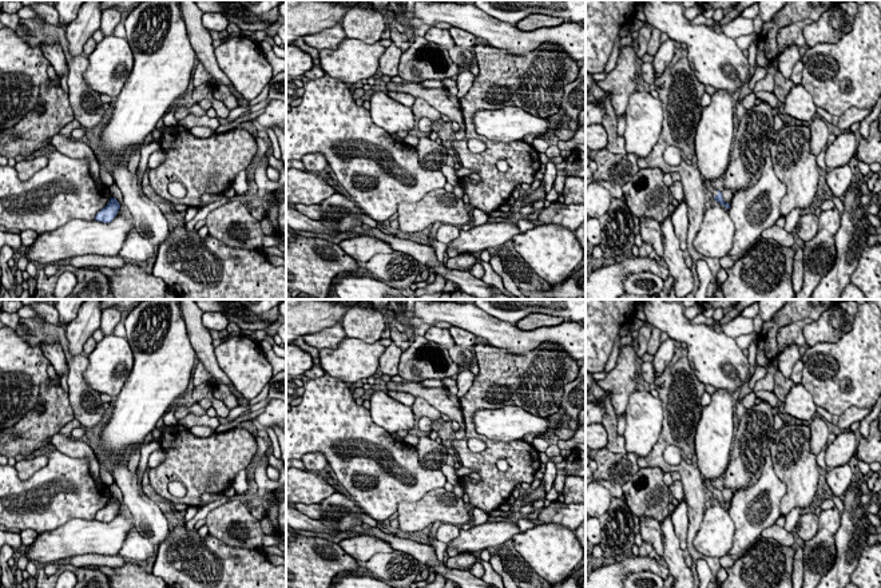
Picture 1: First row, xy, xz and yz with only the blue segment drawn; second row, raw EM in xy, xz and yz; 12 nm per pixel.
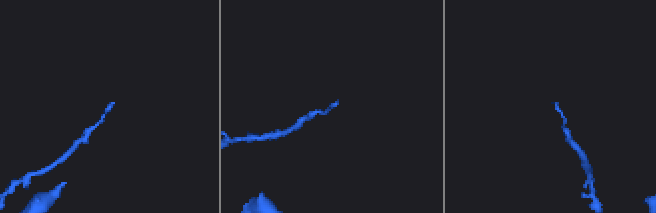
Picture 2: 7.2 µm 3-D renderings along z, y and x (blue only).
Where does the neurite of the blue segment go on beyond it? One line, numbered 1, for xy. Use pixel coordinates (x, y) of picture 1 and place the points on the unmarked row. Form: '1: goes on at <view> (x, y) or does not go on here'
1: does not go on here

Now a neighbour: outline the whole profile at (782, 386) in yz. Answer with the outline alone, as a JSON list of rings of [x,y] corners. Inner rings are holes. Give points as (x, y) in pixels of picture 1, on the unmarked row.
[[[777,369],[774,376],[774,394],[778,397],[779,402],[785,402],[786,396],[791,390],[794,382],[789,378],[786,380],[783,374]]]

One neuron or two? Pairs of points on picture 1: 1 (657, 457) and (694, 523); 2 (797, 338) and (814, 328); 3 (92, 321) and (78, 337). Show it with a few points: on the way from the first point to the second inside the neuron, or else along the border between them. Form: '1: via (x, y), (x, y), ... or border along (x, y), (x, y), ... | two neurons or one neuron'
1: via (675, 468), (679, 468), (693, 481), (694, 503) | one neuron
2: border along (812, 321), (804, 328), (805, 344) | two neurons
3: via (88, 325), (80, 333) | one neuron

